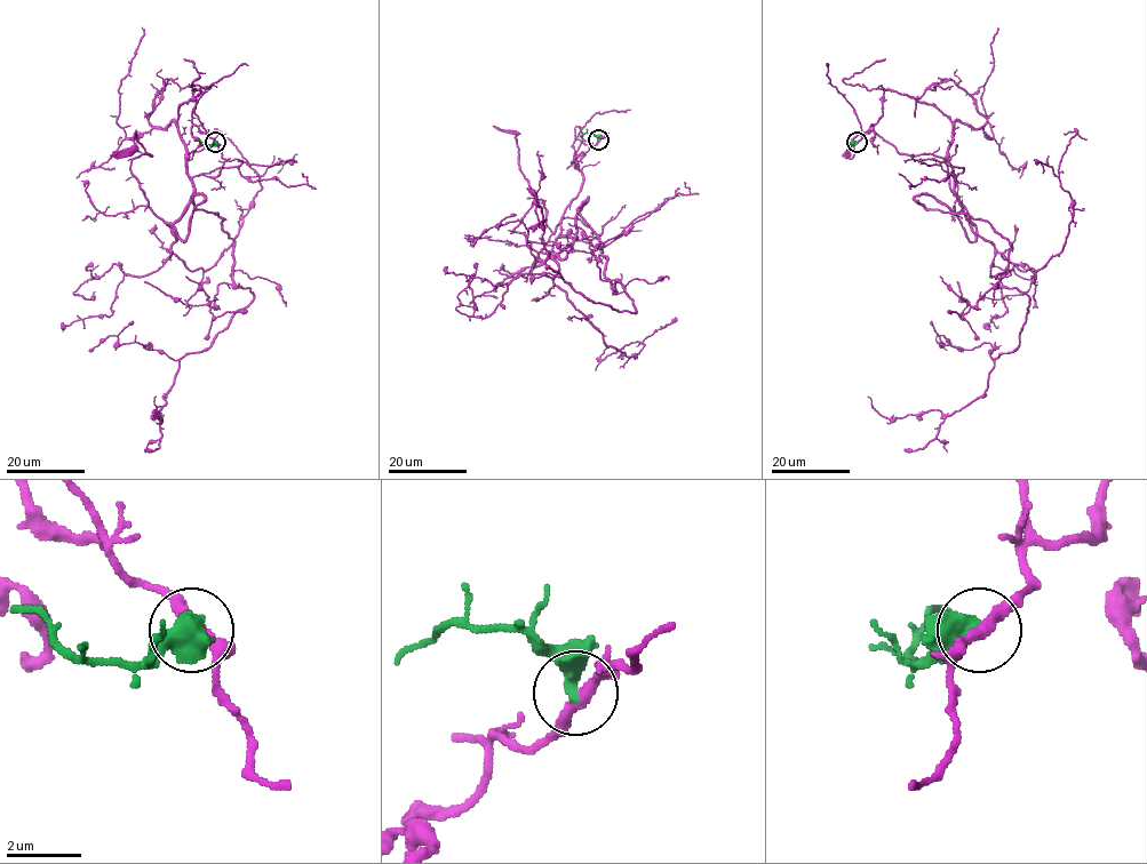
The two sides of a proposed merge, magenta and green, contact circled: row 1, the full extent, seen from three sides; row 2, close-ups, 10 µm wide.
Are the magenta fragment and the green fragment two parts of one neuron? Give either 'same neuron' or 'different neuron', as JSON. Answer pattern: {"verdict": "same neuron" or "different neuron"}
{"verdict": "different neuron"}

